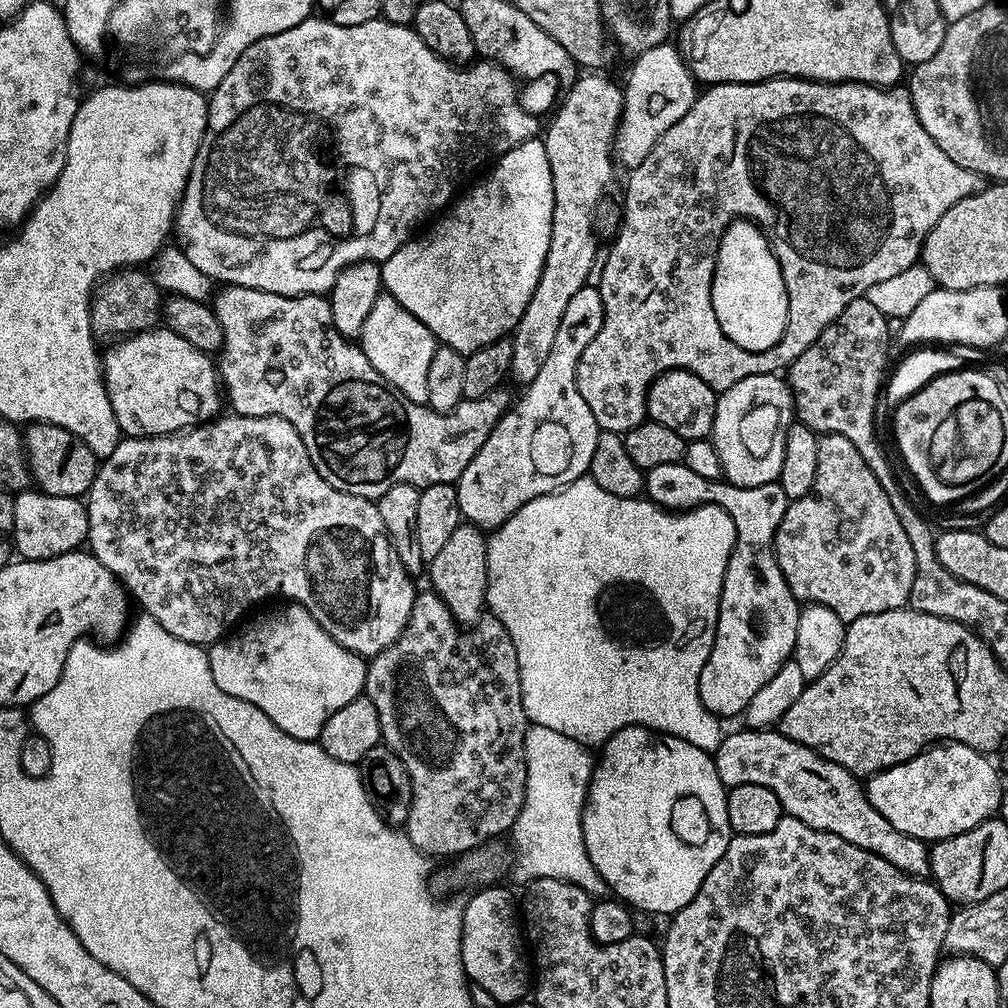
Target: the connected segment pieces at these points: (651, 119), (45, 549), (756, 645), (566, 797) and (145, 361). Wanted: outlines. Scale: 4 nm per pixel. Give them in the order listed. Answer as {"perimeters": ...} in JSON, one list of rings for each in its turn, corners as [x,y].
{"perimeters":[[[[675,43],[659,44],[654,50],[646,50],[635,57],[632,69],[628,72],[628,81],[623,81],[624,115],[616,129],[616,138],[612,142],[615,159],[625,164],[625,169],[636,168],[646,154],[690,110],[698,95],[698,81],[692,75],[680,49]]],[[[39,490],[15,493],[14,526],[10,533],[14,552],[22,560],[45,560],[77,551],[88,539],[88,505],[80,498],[51,496]]],[[[682,462],[654,466],[646,472],[646,496],[655,504],[669,510],[717,504],[728,511],[736,527],[734,550],[720,595],[714,646],[700,675],[702,702],[706,710],[721,718],[739,717],[754,694],[762,690],[795,653],[801,610],[776,561],[776,531],[786,510],[730,510],[730,490],[734,490],[733,484],[723,479],[702,478]]],[[[529,723],[524,729],[524,761],[526,762],[526,790],[524,805],[514,822],[510,833],[512,844],[516,847],[516,857],[511,857],[510,864],[516,867],[516,876],[523,882],[540,879],[541,876],[555,876],[558,880],[569,880],[592,898],[607,895],[605,880],[594,870],[594,862],[590,862],[590,854],[586,854],[586,842],[582,834],[582,818],[584,803],[588,797],[588,787],[592,781],[594,756],[587,747],[574,738],[566,738],[566,734],[558,734],[558,730],[550,730],[547,726]]],[[[166,326],[150,328],[146,332],[137,332],[135,336],[117,339],[116,344],[102,356],[104,383],[108,389],[110,406],[116,415],[116,421],[124,436],[165,436],[171,432],[182,432],[215,420],[221,415],[222,385],[217,365],[207,352],[198,350]]]]}

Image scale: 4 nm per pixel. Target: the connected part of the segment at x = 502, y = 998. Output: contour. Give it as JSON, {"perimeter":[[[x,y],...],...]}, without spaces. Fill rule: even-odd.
{"perimeter":[[[498,884],[480,889],[469,901],[463,912],[462,960],[465,976],[475,986],[489,991],[502,1006],[527,997],[530,990],[530,968],[526,966],[522,946],[522,928],[518,900]]]}

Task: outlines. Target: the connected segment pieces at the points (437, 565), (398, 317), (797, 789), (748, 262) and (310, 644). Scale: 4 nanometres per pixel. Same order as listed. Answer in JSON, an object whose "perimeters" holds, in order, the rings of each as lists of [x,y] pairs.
{"perimeters":[[[[460,523],[433,560],[427,561],[426,577],[431,591],[437,592],[457,624],[471,626],[480,619],[488,598],[488,542],[474,524]]],[[[382,294],[376,299],[374,306],[370,309],[370,315],[362,324],[358,347],[366,354],[366,358],[370,358],[370,366],[374,366],[374,370],[378,370],[378,374],[382,374],[382,378],[388,383],[389,388],[395,388],[397,392],[410,398],[410,402],[415,404],[428,403],[427,378],[438,341],[436,335],[430,330],[426,330],[426,326],[422,326],[422,322],[418,322],[418,318],[414,318],[414,314],[410,314],[410,310],[406,310],[394,297]]],[[[743,730],[744,732],[729,731],[725,735],[724,741],[716,747],[714,759],[716,762],[716,769],[718,770],[718,778],[724,783],[725,789],[733,788],[734,786],[742,786],[743,784],[753,784],[754,786],[766,786],[766,790],[774,790],[774,794],[778,794],[778,802],[782,802],[785,813],[787,815],[798,818],[798,822],[806,822],[806,826],[810,826],[814,830],[822,830],[830,834],[838,834],[838,838],[846,838],[846,842],[850,842],[854,846],[862,846],[862,850],[870,850],[870,854],[878,854],[878,858],[886,858],[886,862],[890,862],[892,866],[898,866],[898,870],[902,870],[908,876],[917,878],[924,878],[931,873],[932,857],[930,855],[930,848],[927,843],[918,838],[910,838],[910,834],[902,834],[902,830],[894,830],[894,826],[890,826],[890,822],[886,822],[886,818],[882,818],[882,814],[878,810],[874,810],[874,806],[870,802],[865,785],[852,773],[842,766],[838,766],[834,762],[830,762],[826,758],[822,758],[814,750],[810,750],[806,746],[802,746],[798,742],[794,742],[790,738],[786,738],[778,730]]],[[[741,218],[724,229],[712,279],[712,305],[722,334],[742,350],[770,350],[782,338],[788,321],[788,291],[776,253],[760,225]]],[[[291,602],[283,606],[285,608],[280,608],[269,616],[253,615],[239,629],[240,644],[223,645],[224,676],[229,680],[226,688],[227,691],[240,696],[242,702],[258,706],[258,710],[262,710],[262,714],[266,714],[266,718],[270,718],[274,726],[283,728],[284,732],[295,740],[316,742],[320,739],[320,728],[326,726],[329,718],[338,710],[342,710],[342,706],[354,702],[354,698],[358,698],[365,691],[368,664],[365,657],[334,642],[334,638],[330,638],[330,634],[326,634],[326,630],[318,626],[310,610],[306,610],[301,604]]]]}

